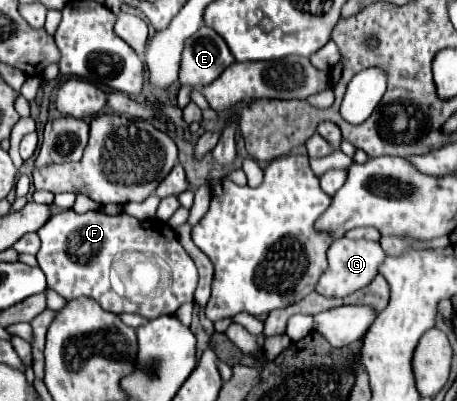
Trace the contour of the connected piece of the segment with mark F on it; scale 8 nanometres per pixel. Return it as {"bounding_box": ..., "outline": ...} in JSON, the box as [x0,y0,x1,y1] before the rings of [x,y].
{"bounding_box":[37,209,197,319],"outline":[[[73,209],[53,213],[53,217],[37,231],[41,249],[37,253],[39,267],[47,277],[47,287],[65,299],[93,297],[111,313],[137,313],[147,319],[173,315],[183,303],[193,303],[197,287],[197,267],[177,241],[177,233],[159,219],[139,221],[127,213],[107,215],[103,211],[75,213]]]}

